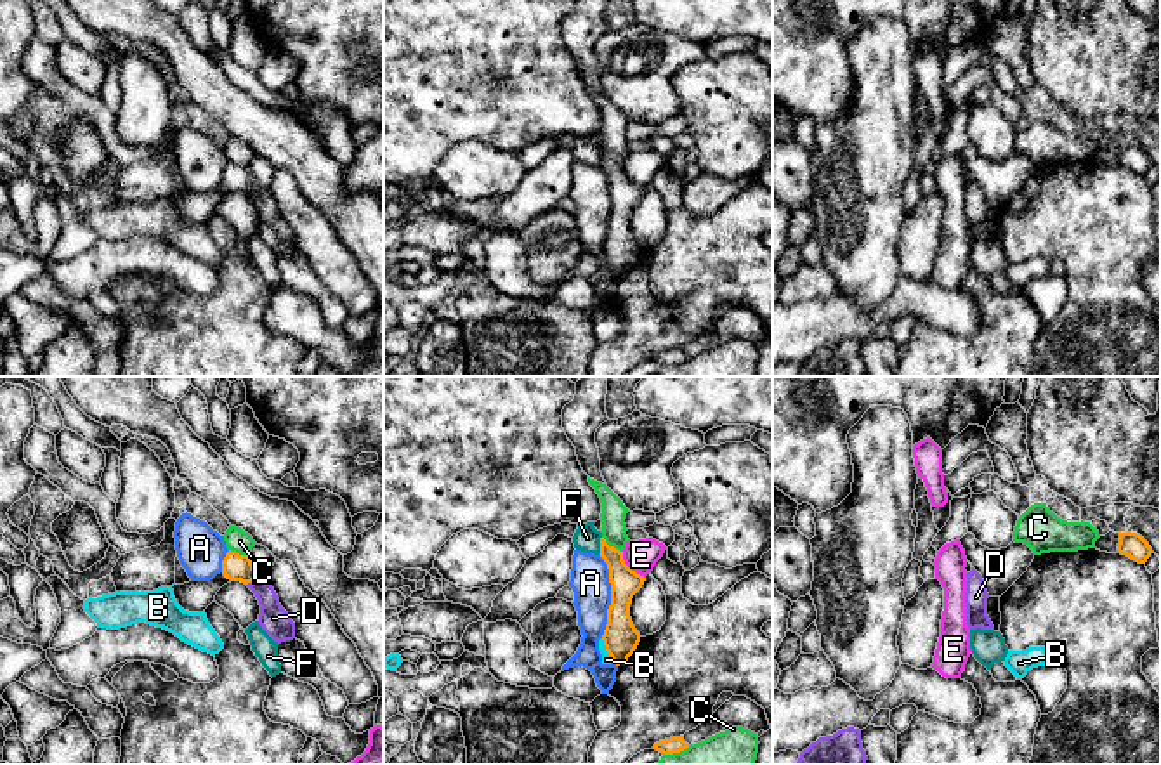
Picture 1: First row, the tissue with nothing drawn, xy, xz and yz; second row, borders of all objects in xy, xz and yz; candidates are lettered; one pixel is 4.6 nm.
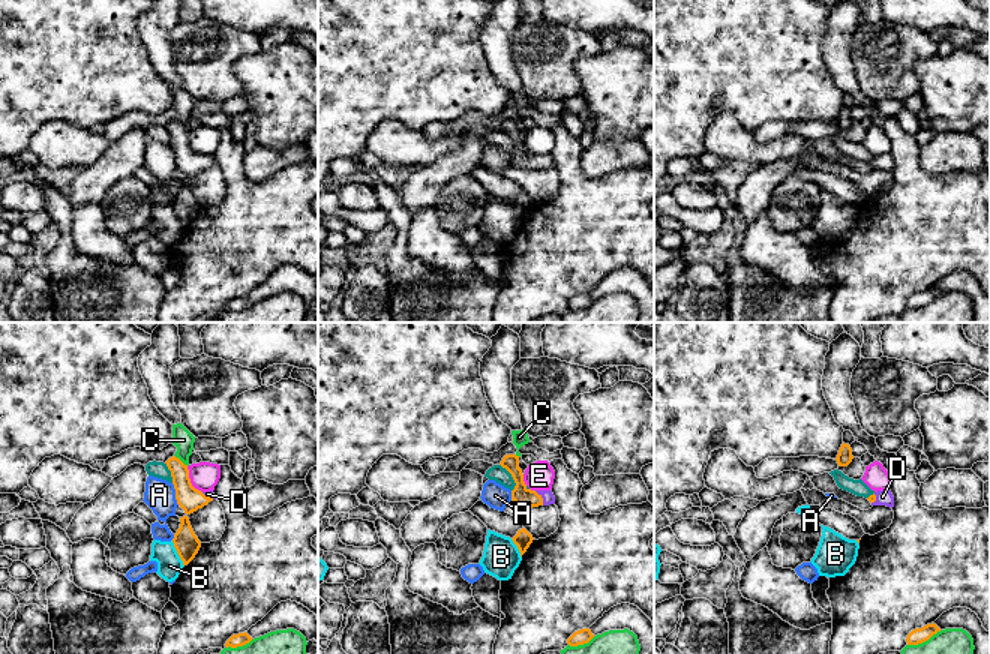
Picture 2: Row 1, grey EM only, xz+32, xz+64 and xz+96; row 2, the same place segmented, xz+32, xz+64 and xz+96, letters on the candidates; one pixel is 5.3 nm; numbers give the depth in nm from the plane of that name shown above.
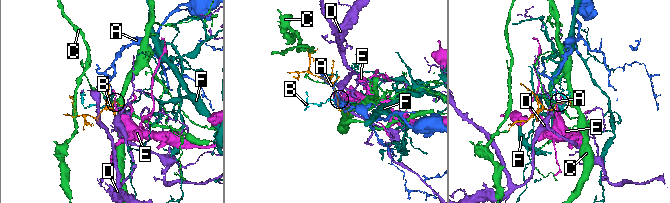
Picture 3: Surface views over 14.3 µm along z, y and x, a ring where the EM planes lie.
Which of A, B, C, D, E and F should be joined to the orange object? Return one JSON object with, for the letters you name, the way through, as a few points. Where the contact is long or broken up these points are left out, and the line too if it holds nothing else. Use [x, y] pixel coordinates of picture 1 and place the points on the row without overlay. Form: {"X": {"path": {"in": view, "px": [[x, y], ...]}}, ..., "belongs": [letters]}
{"belongs": []}

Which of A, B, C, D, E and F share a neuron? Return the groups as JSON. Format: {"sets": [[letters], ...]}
{"sets": [["A"], ["B"], ["C"], ["D"], ["E"], ["F"]]}

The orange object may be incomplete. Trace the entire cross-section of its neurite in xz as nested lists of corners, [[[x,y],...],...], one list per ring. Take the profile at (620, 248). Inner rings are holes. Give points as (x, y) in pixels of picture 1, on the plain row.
[[[600,149],[600,168],[607,175],[611,194],[611,217],[602,252],[613,274],[620,278],[628,272],[640,253],[640,245],[630,229],[630,215],[646,189],[632,182],[623,172],[623,163],[609,158],[604,149]]]

